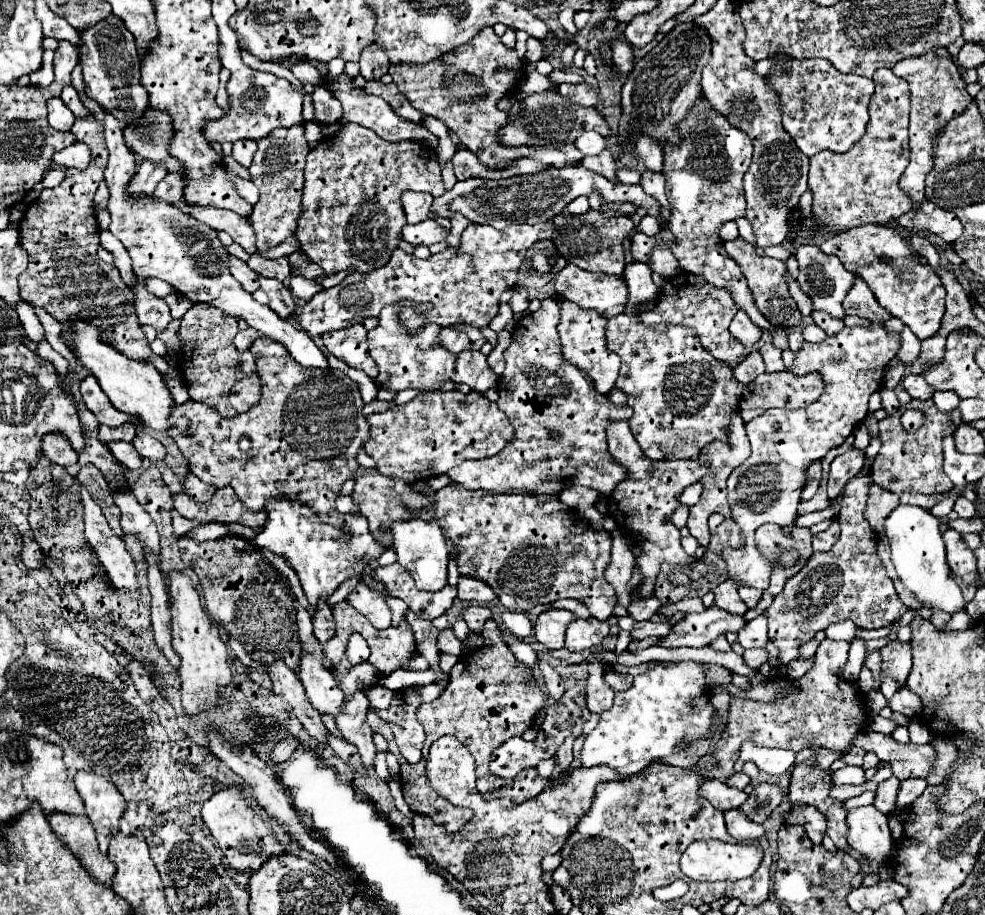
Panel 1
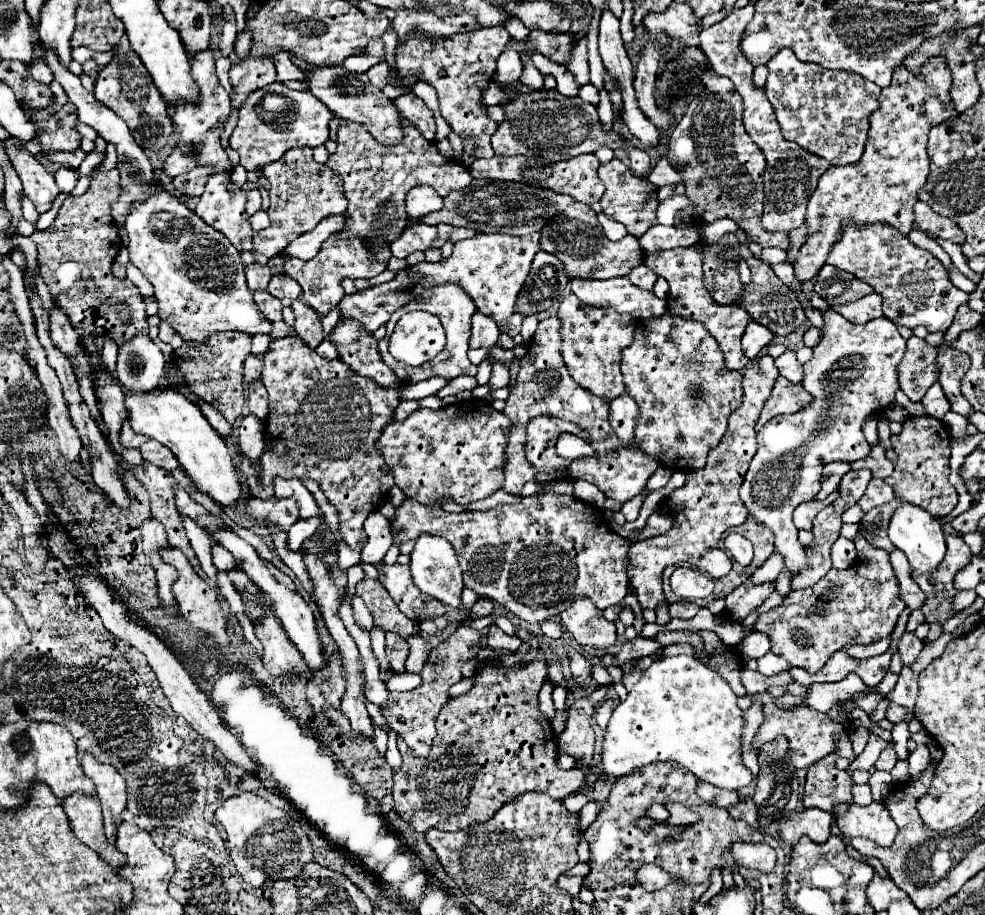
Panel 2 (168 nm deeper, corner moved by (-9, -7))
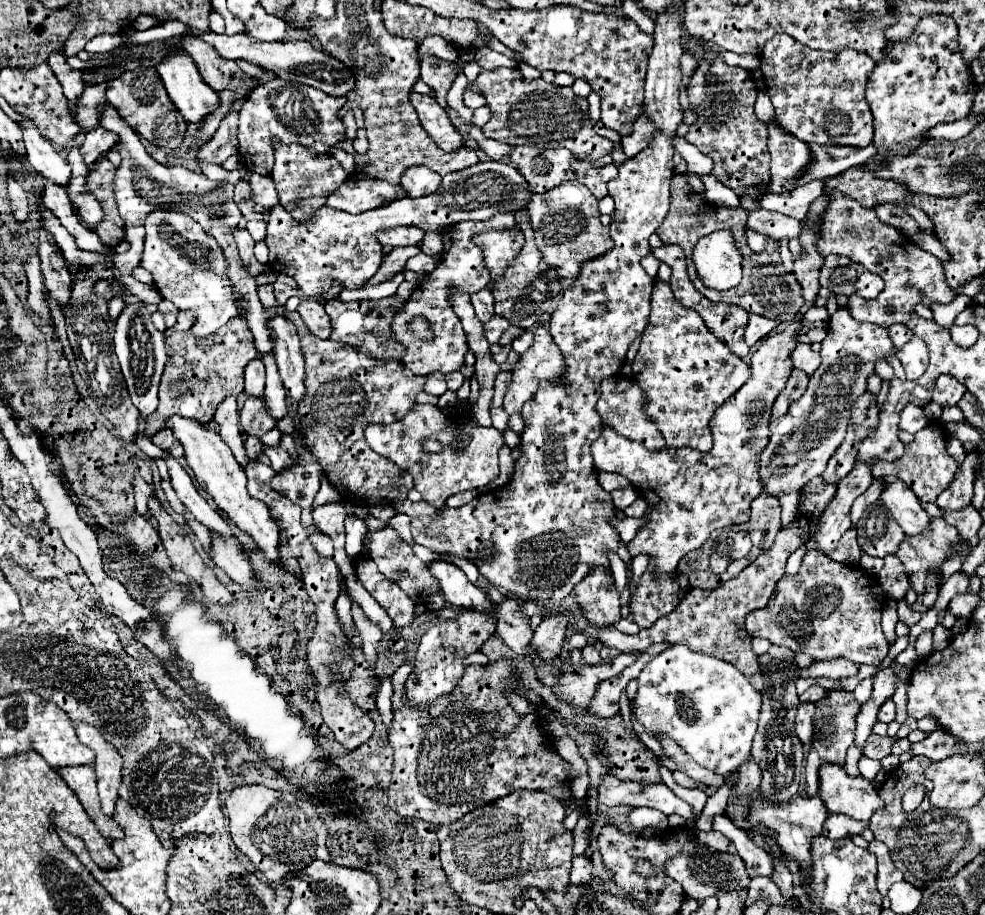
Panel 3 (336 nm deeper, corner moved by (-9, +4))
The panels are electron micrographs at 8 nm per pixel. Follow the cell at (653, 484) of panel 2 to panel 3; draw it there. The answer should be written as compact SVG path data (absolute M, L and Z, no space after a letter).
M599 472L598 480L599 483L602 483L602 487L606 491L613 491L616 490L616 487L622 487L624 483L620 483L623 478L620 478L622 475L618 473L611 473L611 472Z

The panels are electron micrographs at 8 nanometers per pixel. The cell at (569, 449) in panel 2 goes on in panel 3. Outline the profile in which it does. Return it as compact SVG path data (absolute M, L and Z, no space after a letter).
M802 319L790 323L780 333L766 335L760 341L760 347L754 351L752 363L750 363L752 377L710 419L710 431L714 435L714 447L708 453L700 453L700 451L694 451L688 447L682 447L682 449L662 447L662 449L650 451L644 445L618 435L610 425L602 425L600 437L592 443L594 465L598 471L612 471L612 473L624 475L634 485L638 495L648 503L646 513L644 513L646 525L640 527L636 537L628 543L628 551L632 557L638 553L648 553L652 559L656 559L658 561L658 569L656 569L658 575L674 571L678 561L688 551L702 547L708 541L712 531L724 529L730 525L740 525L740 523L746 523L750 519L750 503L764 489L760 483L758 461L760 461L760 453L764 451L764 447L770 441L770 429L768 427L770 427L772 405L774 405L778 393L786 387L786 381L790 379L790 373L794 369L790 353L798 345L796 337L798 337L800 329L802 329Z

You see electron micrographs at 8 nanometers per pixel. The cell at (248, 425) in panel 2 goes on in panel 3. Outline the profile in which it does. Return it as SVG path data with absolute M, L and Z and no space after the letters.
M248 437L248 439L246 439L246 453L248 453L248 459L258 457L262 451L264 451L264 445L260 443L258 437Z

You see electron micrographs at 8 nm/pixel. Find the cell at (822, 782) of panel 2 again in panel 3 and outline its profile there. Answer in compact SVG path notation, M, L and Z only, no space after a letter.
M828 689L828 695L816 701L816 707L818 707L818 713L814 717L814 741L812 741L812 749L808 753L805 766L806 791L810 797L818 793L818 765L822 765L822 761L844 765L846 749L854 743L856 715L860 711L860 703L854 699L850 691Z

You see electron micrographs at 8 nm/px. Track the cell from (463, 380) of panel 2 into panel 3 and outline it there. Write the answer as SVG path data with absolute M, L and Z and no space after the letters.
M430 373L430 375L426 375L424 391L426 391L428 395L436 395L436 397L444 395L444 391L446 391L446 381L444 381L444 375L442 375L442 373Z

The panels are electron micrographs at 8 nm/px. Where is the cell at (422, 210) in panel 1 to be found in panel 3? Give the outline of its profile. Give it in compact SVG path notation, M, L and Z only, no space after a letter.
M410 167L406 173L402 173L402 187L408 191L408 197L424 197L428 193L434 193L440 185L440 175L426 167Z

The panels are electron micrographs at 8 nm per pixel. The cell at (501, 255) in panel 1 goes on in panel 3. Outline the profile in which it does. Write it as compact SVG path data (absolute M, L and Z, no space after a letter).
M518 227L510 231L488 231L474 237L474 241L482 247L486 257L486 267L492 273L492 279L502 275L506 267L516 259L520 249L524 247L524 235Z

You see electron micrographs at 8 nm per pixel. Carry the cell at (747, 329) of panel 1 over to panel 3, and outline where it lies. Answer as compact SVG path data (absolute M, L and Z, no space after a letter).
M750 315L750 321L748 321L748 327L746 327L746 343L748 345L754 345L756 341L760 341L762 337L766 337L778 323L772 321L772 319L766 319L762 315Z

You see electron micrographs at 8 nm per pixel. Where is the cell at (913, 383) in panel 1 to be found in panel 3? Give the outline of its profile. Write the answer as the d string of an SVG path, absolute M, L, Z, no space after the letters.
M942 375L942 377L938 377L938 381L936 381L936 387L934 387L934 403L938 403L938 405L942 405L942 407L948 407L948 405L956 405L960 399L962 399L962 395L966 393L966 387L958 381L958 379L954 379L954 377L950 377L950 375Z

